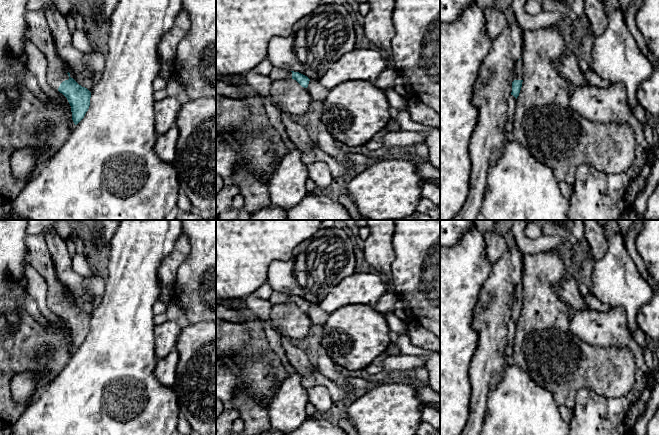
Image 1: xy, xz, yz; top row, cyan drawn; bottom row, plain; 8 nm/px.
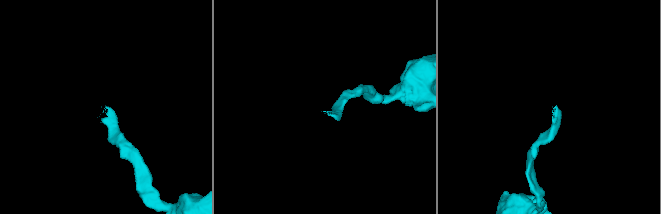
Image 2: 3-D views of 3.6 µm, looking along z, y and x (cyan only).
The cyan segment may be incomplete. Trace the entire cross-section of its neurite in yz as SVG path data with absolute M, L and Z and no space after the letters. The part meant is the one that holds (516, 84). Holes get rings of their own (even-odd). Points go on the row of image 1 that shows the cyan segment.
M519 59L515 65L515 75L514 75L514 81L512 82L512 92L511 95L513 95L516 99L519 96L522 82L523 82L523 59Z

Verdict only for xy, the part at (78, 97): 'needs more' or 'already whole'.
needs more

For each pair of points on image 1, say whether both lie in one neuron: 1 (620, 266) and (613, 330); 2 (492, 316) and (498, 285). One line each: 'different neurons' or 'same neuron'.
1: different neurons
2: same neuron

